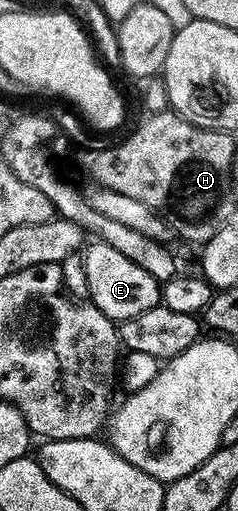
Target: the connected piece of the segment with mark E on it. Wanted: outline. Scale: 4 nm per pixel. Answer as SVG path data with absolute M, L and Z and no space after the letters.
M101 241L92 242L90 248L85 248L82 256L84 263L84 270L87 273L87 285L90 290L89 302L95 305L109 317L115 321L123 319L131 319L140 313L144 313L148 309L159 306L162 298L162 289L160 282L147 269L142 269L140 265L136 265L134 261L130 261L128 257L120 253L119 250L114 249L112 245L108 245Z

